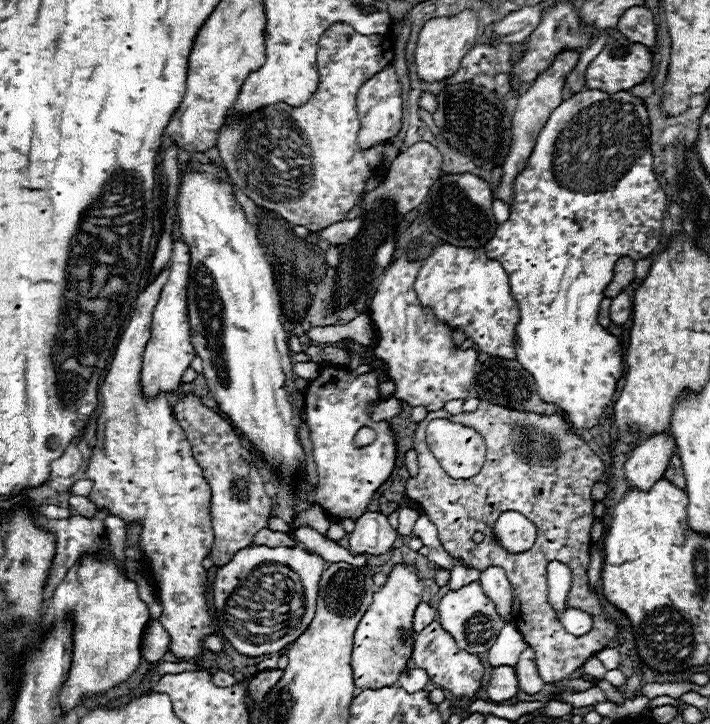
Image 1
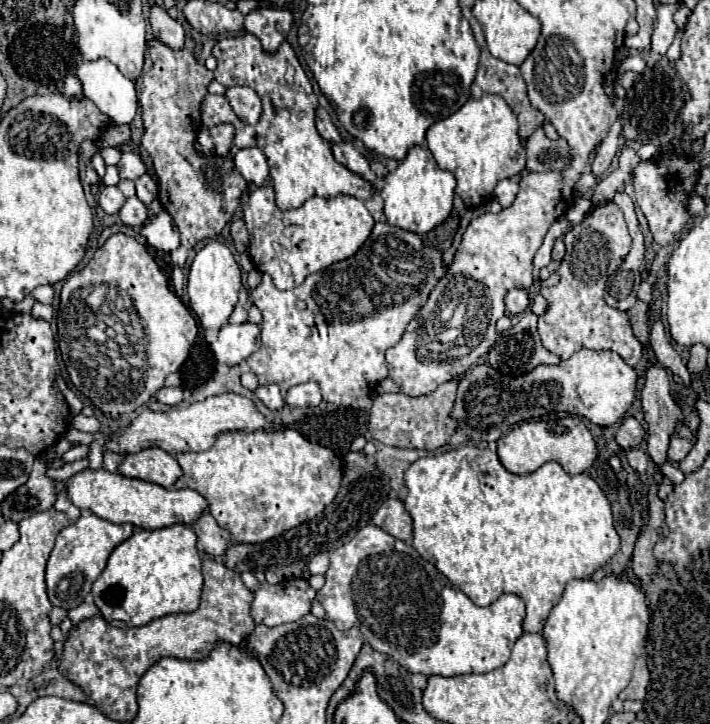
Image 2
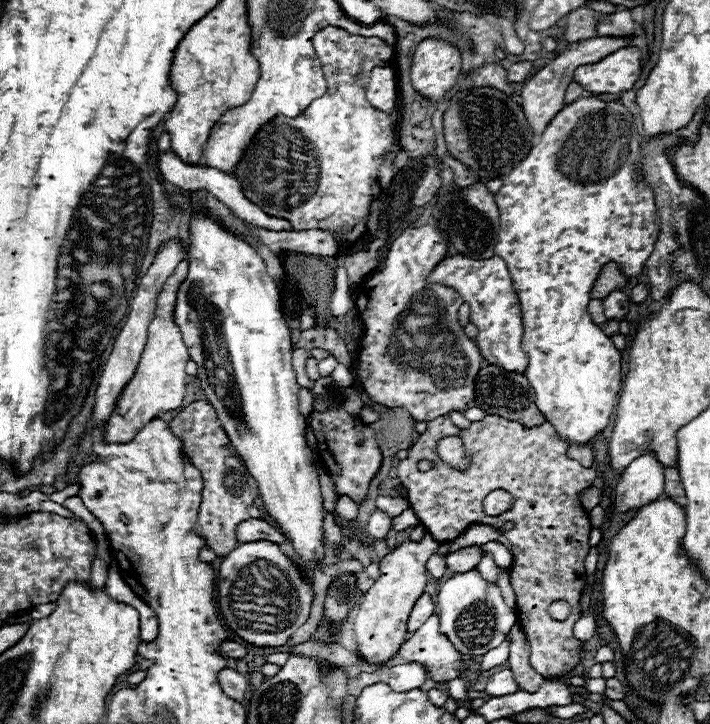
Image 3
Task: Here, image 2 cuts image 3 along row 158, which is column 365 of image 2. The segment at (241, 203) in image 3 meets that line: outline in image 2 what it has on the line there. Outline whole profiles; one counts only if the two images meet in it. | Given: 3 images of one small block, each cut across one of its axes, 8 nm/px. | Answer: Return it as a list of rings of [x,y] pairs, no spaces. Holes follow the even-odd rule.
[[[342,142],[342,144],[332,144],[332,152],[334,152],[334,158],[346,166],[348,170],[352,170],[354,174],[362,176],[366,182],[370,182],[374,186],[374,190],[378,190],[378,178],[376,174],[370,170],[368,166],[368,160],[358,152],[354,150],[354,144],[352,142]]]

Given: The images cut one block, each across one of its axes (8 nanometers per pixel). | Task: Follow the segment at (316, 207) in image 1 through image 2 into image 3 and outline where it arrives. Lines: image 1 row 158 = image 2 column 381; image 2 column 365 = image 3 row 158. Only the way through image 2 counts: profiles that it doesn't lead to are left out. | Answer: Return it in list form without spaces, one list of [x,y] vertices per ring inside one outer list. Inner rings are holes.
[[[328,26],[314,36],[314,50],[322,62],[328,92],[322,98],[316,98],[296,118],[278,116],[270,120],[248,146],[242,162],[238,164],[236,178],[242,184],[244,196],[266,214],[288,220],[294,230],[318,228],[338,234],[344,247],[349,247],[345,234],[352,232],[358,222],[368,222],[372,202],[382,196],[382,190],[388,188],[398,174],[398,166],[394,162],[400,152],[396,124],[386,112],[372,108],[364,96],[370,70],[376,66],[388,66],[394,50],[380,38],[352,36],[336,26]]]

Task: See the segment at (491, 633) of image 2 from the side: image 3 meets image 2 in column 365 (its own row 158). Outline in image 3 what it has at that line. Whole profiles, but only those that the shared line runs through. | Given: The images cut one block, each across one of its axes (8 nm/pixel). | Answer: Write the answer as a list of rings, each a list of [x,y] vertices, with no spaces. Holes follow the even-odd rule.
[[[580,98],[568,106],[564,106],[554,120],[546,126],[546,130],[542,132],[540,142],[530,150],[530,156],[526,160],[522,160],[522,164],[518,164],[518,168],[514,168],[514,172],[510,172],[504,178],[504,186],[500,188],[500,192],[494,196],[494,202],[500,208],[500,230],[498,230],[498,244],[494,248],[494,254],[500,256],[512,276],[514,288],[518,292],[520,298],[520,306],[522,306],[522,320],[524,320],[524,338],[522,338],[522,348],[530,358],[528,370],[526,370],[526,378],[530,382],[530,386],[536,392],[536,406],[538,410],[546,416],[546,422],[550,422],[556,430],[556,436],[576,444],[576,446],[586,446],[590,440],[594,440],[612,420],[614,414],[614,406],[618,402],[618,390],[620,390],[620,352],[616,350],[616,346],[612,344],[612,338],[606,338],[606,334],[600,330],[598,324],[594,324],[590,320],[590,314],[586,312],[586,304],[590,302],[590,290],[592,284],[600,272],[600,268],[608,262],[616,262],[622,270],[622,274],[626,278],[636,278],[642,274],[644,264],[648,260],[648,256],[654,250],[654,244],[658,240],[658,232],[660,232],[660,216],[658,216],[658,208],[654,206],[654,194],[648,188],[648,184],[644,182],[644,178],[640,182],[634,180],[634,162],[640,158],[640,132],[638,128],[634,128],[634,118],[632,114],[618,102],[612,100],[600,100],[600,98]]]

